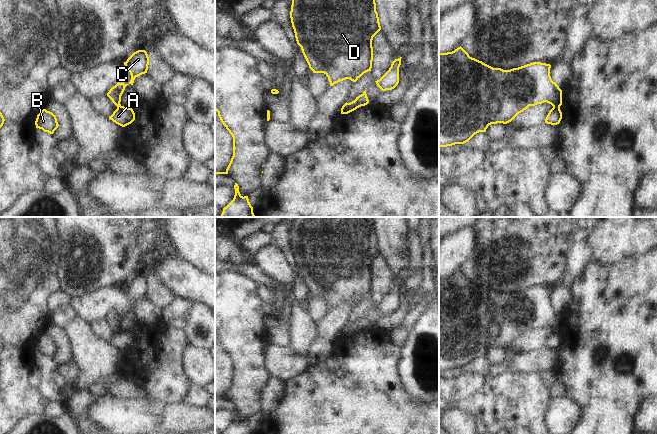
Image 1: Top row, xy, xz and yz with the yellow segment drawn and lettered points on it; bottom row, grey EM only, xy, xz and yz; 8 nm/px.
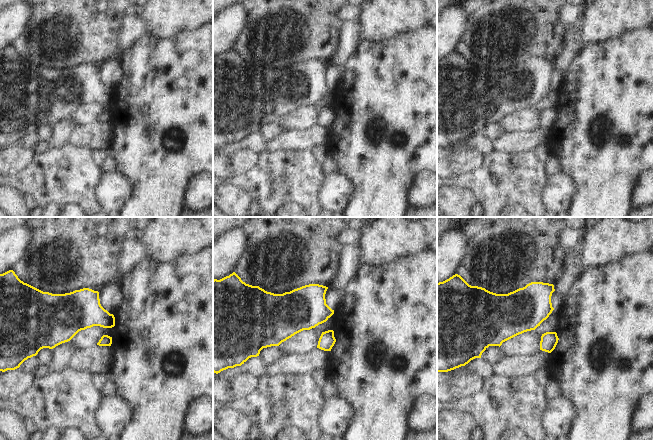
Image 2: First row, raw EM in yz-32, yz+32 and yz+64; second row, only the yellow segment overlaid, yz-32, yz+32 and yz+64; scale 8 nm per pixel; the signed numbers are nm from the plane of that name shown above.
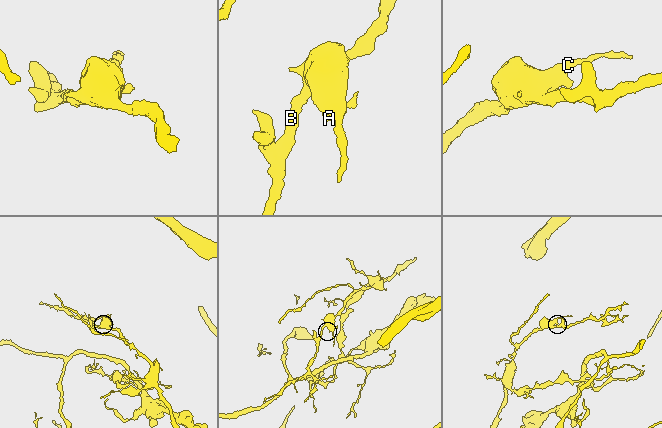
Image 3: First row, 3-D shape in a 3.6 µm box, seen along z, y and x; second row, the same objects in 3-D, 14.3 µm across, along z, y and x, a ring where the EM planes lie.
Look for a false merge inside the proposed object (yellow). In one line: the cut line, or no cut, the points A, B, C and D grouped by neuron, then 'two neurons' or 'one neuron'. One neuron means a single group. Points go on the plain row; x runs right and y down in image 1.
cut yz (553, 330), (559, 332); groups A / B C D; two neurons

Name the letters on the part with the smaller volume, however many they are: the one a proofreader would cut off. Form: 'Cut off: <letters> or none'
Cut off: A

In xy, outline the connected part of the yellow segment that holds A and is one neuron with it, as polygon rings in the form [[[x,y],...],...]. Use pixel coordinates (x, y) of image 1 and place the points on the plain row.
[[[121,330],[113,336],[109,343],[122,351],[125,351],[135,344],[135,337],[132,332]]]

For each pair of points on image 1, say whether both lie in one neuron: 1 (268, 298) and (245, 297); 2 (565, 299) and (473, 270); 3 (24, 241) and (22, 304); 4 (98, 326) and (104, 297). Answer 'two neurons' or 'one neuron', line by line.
1: two neurons
2: two neurons
3: one neuron
4: two neurons

